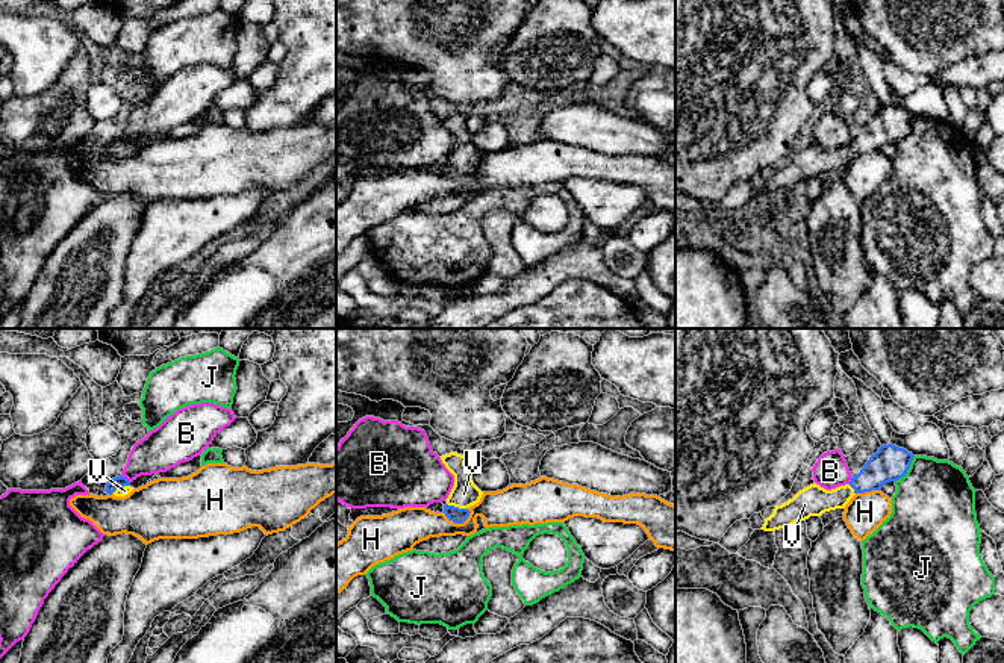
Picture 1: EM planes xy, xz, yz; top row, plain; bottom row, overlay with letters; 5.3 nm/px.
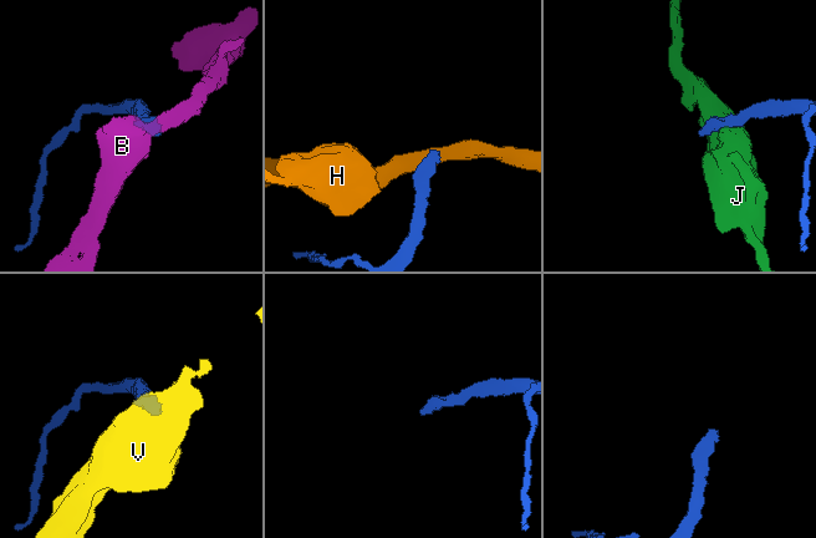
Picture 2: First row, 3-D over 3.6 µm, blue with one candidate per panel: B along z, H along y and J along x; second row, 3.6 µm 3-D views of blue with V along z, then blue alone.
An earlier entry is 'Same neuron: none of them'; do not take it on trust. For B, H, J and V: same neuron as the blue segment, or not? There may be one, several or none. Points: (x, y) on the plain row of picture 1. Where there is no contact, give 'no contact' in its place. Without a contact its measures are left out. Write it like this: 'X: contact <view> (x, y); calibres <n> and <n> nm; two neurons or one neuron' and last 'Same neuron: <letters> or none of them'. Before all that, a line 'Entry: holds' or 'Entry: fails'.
Entry: fails
B: contact xy (124, 138); calibres 70 and 220 nm; two neurons
H: contact xz (458, 183); calibres 80 and 200 nm; two neurons
J: contact yz (907, 130); calibres 190 and 440 nm; two neurons
V: contact xz (458, 168); calibres 80 and 140 nm; one neuron
Same neuron: V

